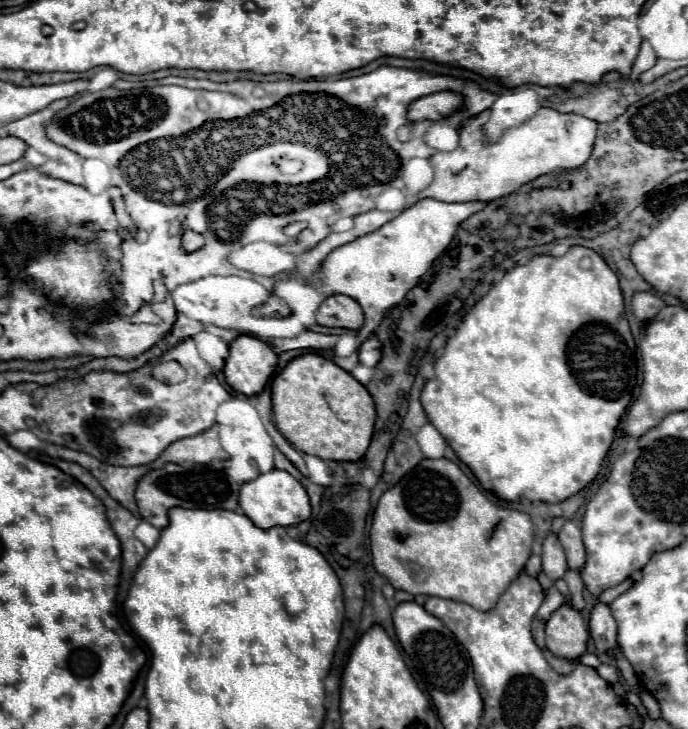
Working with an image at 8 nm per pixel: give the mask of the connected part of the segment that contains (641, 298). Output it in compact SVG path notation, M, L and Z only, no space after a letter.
M635 292L631 300L631 310L639 320L647 320L647 318L653 318L655 312L663 308L663 304L665 302L655 292Z

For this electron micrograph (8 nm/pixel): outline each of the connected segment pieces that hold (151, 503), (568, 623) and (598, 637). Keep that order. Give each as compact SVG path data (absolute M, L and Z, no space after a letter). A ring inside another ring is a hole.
M165 464L163 468L149 470L135 488L135 500L139 514L145 522L153 524L155 528L167 526L167 512L175 506L181 508L223 508L223 510L237 510L239 506L239 484L229 480L225 472L213 470L209 466L193 466L185 468L181 464Z
M561 604L545 624L547 648L559 658L579 658L587 650L589 630L579 610Z
M597 602L593 606L589 630L591 630L591 638L595 640L595 644L601 652L613 650L617 646L617 622L611 616L611 610L607 604Z

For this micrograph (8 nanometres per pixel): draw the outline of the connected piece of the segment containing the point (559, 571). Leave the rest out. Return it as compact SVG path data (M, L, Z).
M553 532L547 534L547 538L543 540L541 558L543 558L543 572L551 580L563 578L563 574L567 570L567 558L565 558L565 552L563 552L563 546L561 546L557 534L553 534Z

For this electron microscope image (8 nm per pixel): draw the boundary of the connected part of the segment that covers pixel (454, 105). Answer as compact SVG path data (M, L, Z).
M435 92L429 96L423 96L415 100L409 108L409 120L421 122L421 120L443 120L457 110L461 110L463 98L457 92Z

